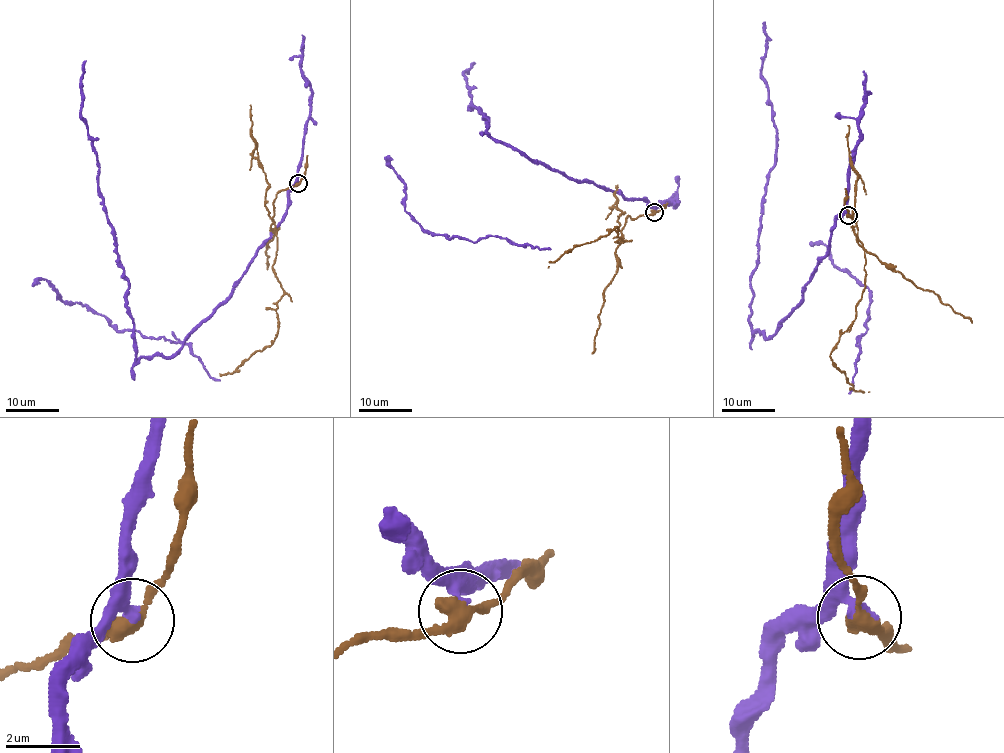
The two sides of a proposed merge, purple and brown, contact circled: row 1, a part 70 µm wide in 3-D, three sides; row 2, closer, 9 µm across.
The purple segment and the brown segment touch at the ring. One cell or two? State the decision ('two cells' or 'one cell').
two cells

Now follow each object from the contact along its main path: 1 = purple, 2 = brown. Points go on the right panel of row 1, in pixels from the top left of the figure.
1: (848, 215), (836, 221), (804, 299), (770, 337), (753, 329), (751, 276), (776, 160), (761, 74), (764, 21)
2: (848, 215), (856, 220), (855, 240), (865, 252), (866, 282), (854, 320), (830, 357), (853, 388), (869, 391)

